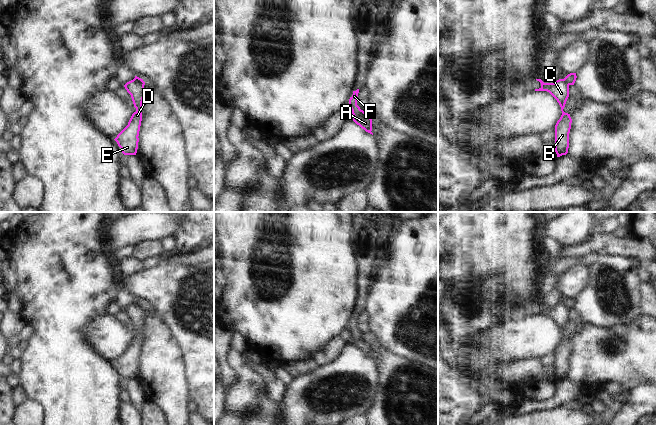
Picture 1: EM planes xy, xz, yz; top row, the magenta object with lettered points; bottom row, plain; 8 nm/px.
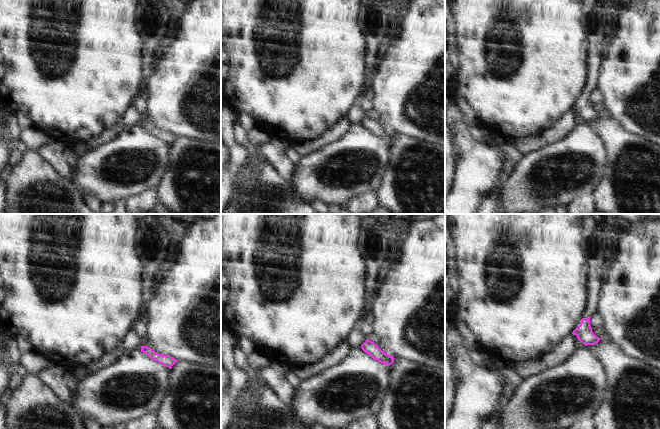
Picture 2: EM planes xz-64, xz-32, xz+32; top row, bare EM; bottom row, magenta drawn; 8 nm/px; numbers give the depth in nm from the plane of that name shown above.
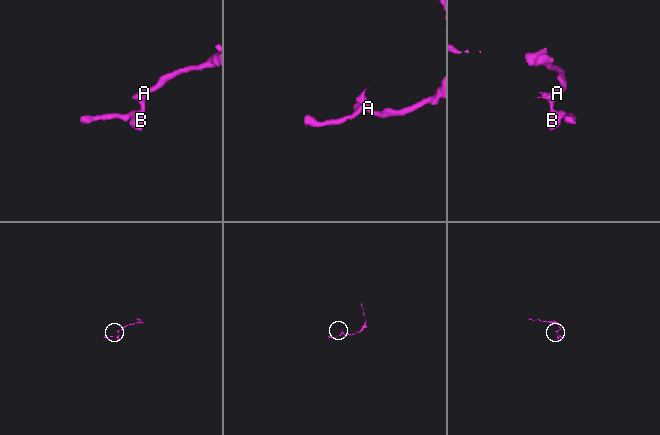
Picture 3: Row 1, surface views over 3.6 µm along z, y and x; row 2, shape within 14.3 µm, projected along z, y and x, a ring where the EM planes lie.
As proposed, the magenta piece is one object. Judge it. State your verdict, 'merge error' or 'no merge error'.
merge error

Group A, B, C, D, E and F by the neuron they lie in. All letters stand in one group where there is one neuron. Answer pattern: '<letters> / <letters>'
A / B C D E F

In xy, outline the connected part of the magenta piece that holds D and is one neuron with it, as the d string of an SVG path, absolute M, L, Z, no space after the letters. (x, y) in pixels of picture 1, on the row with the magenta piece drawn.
M129 81L124 87L131 95L136 111L132 114L128 125L114 139L124 155L136 155L139 142L139 131L142 121L142 102L145 82Z

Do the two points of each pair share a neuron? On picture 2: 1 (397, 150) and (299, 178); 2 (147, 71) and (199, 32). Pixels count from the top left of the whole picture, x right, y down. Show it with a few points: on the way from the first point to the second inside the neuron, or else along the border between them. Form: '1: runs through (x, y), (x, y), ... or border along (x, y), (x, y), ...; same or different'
1: border along (389, 142), (389, 165), (384, 175); different
2: border along (171, 42), (154, 72), (146, 81); different

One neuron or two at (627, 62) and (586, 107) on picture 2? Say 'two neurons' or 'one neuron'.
two neurons

